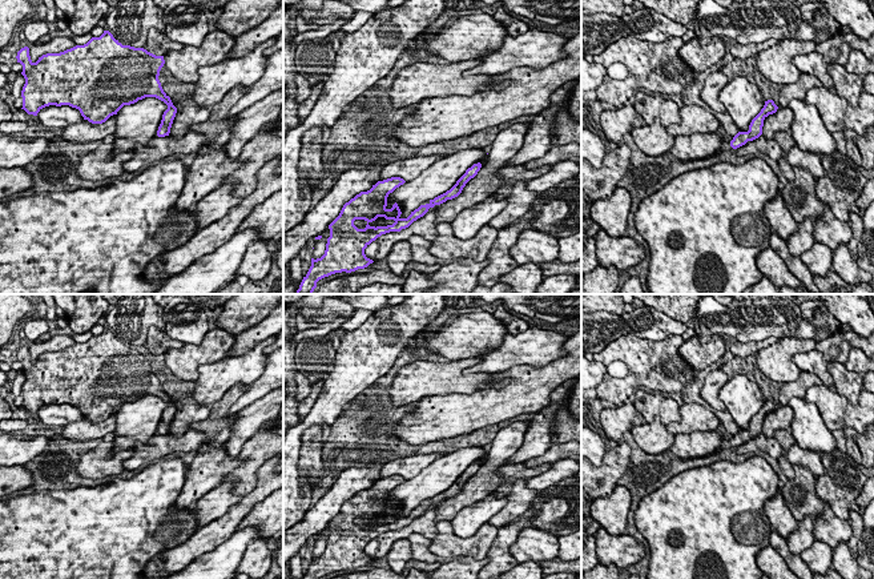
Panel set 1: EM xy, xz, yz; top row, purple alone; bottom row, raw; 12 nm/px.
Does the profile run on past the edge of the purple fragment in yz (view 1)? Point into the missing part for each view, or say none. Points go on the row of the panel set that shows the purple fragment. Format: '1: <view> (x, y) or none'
1: yz (725, 145)

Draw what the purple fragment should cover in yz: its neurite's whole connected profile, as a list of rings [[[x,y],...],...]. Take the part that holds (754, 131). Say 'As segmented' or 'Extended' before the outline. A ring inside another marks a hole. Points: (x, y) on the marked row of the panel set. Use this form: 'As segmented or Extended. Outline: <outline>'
Extended. Outline: [[[773,100],[765,101],[764,108],[761,112],[752,120],[749,125],[748,132],[738,132],[730,142],[722,141],[720,149],[716,152],[714,156],[721,154],[725,150],[737,149],[742,145],[745,145],[748,141],[753,141],[758,138],[762,134],[762,126],[764,126],[764,120],[769,116],[776,113],[778,106],[774,104]]]

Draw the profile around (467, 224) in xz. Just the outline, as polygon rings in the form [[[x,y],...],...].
[[[490,196],[480,204],[464,209],[451,222],[454,236],[463,241],[475,237],[478,232],[496,217],[507,205],[507,198],[498,200],[495,196]]]

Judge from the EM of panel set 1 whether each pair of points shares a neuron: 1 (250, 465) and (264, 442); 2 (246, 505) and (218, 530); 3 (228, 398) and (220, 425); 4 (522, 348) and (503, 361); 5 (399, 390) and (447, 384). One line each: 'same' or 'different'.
1: same
2: same
3: same
4: same
5: same

